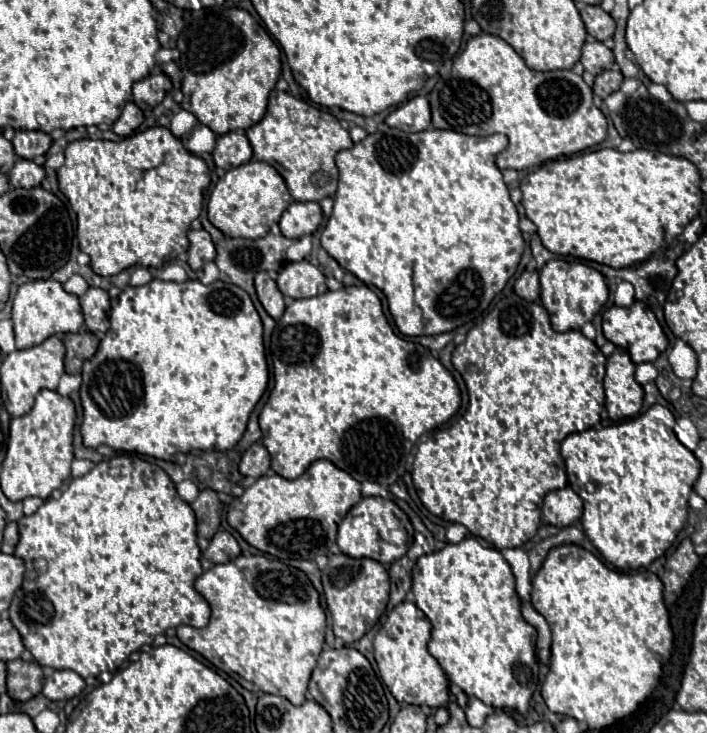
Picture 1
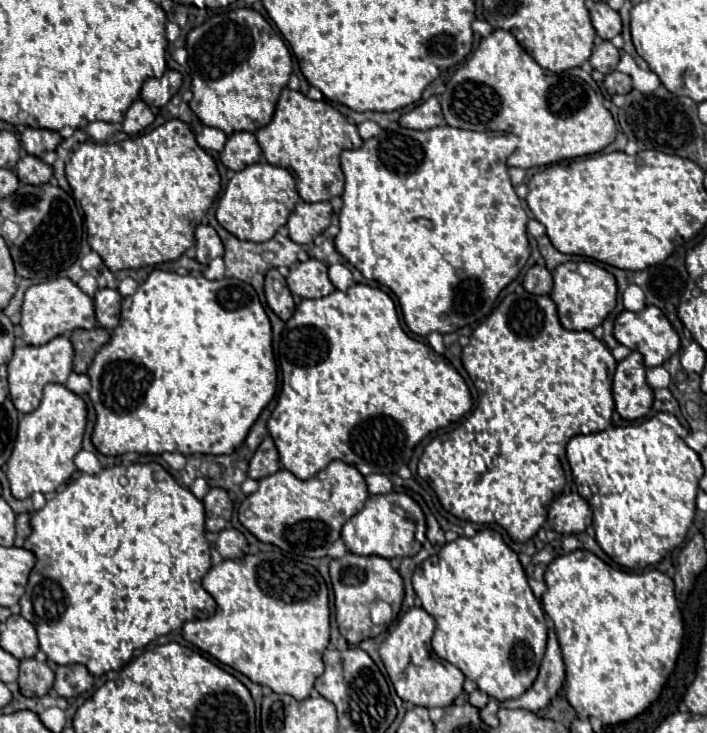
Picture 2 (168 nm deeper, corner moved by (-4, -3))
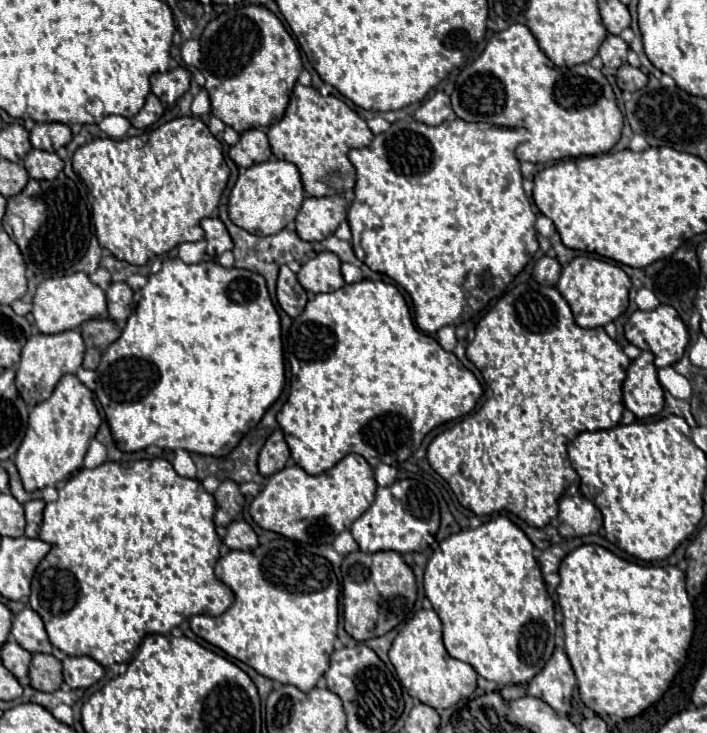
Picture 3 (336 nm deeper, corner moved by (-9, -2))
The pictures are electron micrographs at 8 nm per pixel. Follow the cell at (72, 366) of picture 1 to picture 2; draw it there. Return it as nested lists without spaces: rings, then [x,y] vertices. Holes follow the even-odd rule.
[[[96,326],[96,328],[90,328],[90,330],[84,330],[84,328],[78,328],[72,332],[70,336],[72,340],[72,346],[76,350],[76,358],[74,358],[74,370],[84,374],[94,358],[94,354],[110,340],[110,334],[108,330]]]

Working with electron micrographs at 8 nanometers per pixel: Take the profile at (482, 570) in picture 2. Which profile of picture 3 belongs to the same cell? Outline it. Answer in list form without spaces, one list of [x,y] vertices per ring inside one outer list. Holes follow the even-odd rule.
[[[497,515],[493,517],[491,521],[485,521],[481,527],[477,529],[467,529],[467,531],[461,531],[461,533],[455,533],[451,537],[447,537],[433,553],[433,557],[427,561],[427,567],[425,567],[425,595],[427,599],[431,601],[433,609],[437,611],[441,623],[443,623],[443,643],[445,643],[445,649],[447,653],[453,657],[453,659],[459,659],[459,661],[465,661],[469,663],[477,675],[497,683],[497,685],[519,685],[519,683],[529,683],[541,669],[543,665],[549,661],[553,649],[555,649],[555,611],[553,611],[553,599],[545,587],[545,581],[543,581],[543,575],[541,575],[541,569],[533,557],[533,545],[531,541],[527,539],[527,535],[515,525],[509,521],[509,517],[505,515]]]

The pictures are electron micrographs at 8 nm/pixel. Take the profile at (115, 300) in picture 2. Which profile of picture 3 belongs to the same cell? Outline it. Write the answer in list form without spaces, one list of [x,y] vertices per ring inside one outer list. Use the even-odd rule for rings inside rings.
[[[111,283],[105,293],[107,293],[109,317],[117,325],[123,325],[133,311],[133,291],[129,289],[127,283]]]

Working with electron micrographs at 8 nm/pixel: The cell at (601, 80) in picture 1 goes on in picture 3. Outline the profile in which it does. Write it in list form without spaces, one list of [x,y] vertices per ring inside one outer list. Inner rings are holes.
[[[623,65],[617,69],[615,81],[621,91],[639,91],[647,85],[647,75],[641,69],[635,69],[631,65]]]

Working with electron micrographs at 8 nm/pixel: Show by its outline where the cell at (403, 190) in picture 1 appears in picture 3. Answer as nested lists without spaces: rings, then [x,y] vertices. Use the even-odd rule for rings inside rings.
[[[401,119],[401,121],[395,121],[389,131],[377,135],[371,141],[371,145],[349,151],[349,161],[357,171],[355,199],[347,213],[347,221],[353,233],[353,239],[351,239],[353,251],[357,259],[363,261],[371,271],[391,277],[397,285],[401,285],[409,293],[415,307],[415,323],[421,331],[435,333],[445,325],[459,325],[471,319],[473,321],[481,319],[489,311],[493,301],[499,297],[499,293],[523,271],[523,267],[529,263],[533,253],[539,249],[537,235],[535,235],[535,215],[523,193],[523,187],[521,187],[523,177],[519,171],[519,161],[515,157],[515,147],[527,139],[529,139],[527,129],[507,129],[507,127],[487,125],[487,123],[467,123],[461,119],[453,119],[437,127],[429,127],[429,125],[419,125],[413,119]]]

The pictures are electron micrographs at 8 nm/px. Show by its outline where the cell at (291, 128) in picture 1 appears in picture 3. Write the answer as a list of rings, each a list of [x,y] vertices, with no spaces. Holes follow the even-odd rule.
[[[297,83],[283,119],[269,127],[267,137],[277,159],[297,165],[303,187],[311,197],[329,197],[343,195],[355,187],[355,167],[347,159],[347,151],[351,147],[369,145],[373,133],[365,119],[361,119],[341,99],[333,95],[323,97],[317,89]]]

